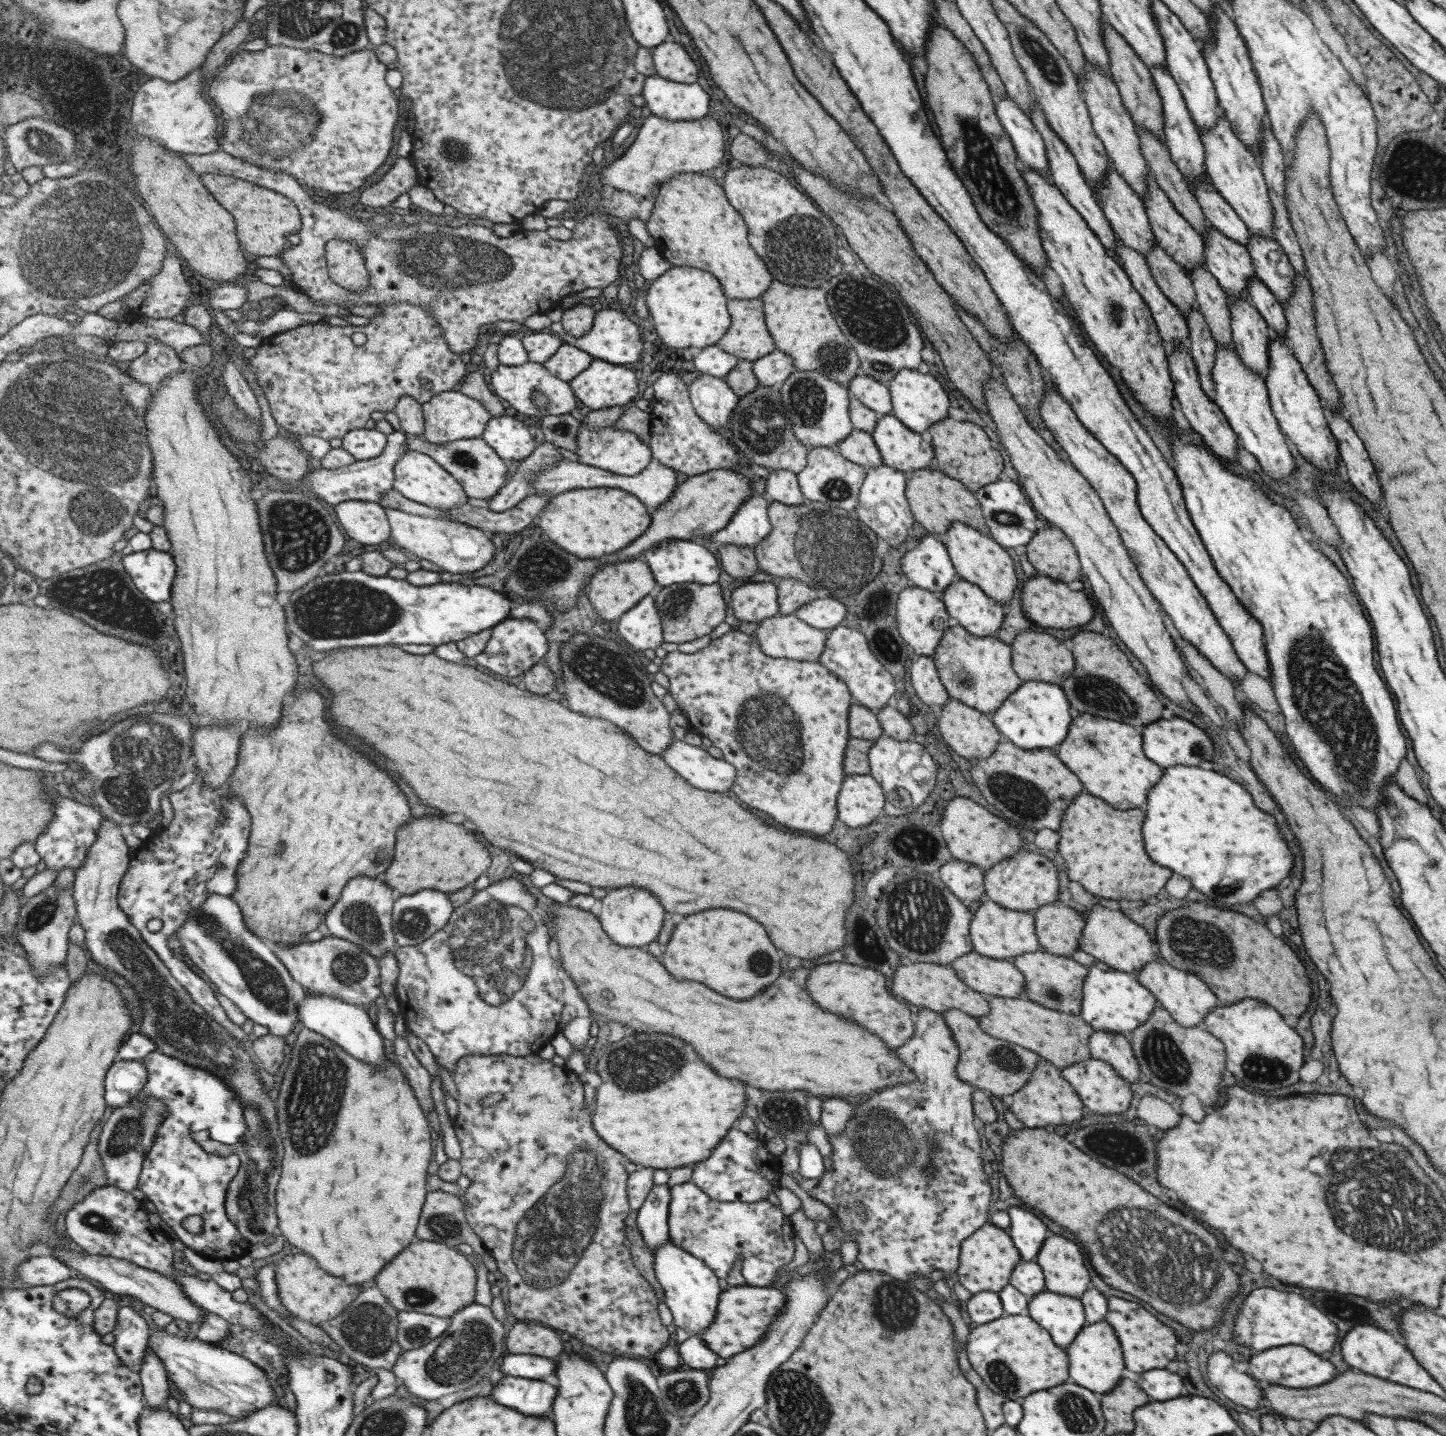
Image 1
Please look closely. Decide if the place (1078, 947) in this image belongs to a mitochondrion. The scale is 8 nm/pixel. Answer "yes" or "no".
no

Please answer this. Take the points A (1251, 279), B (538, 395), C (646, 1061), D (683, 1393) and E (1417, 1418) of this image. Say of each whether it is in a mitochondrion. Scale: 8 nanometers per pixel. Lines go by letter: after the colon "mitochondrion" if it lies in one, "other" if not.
A: other
B: mitochondrion
C: mitochondrion
D: mitochondrion
E: other

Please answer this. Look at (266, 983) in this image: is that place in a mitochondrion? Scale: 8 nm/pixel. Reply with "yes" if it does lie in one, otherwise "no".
yes

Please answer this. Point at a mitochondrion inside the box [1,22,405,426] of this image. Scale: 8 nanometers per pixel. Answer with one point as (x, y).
(80, 241)

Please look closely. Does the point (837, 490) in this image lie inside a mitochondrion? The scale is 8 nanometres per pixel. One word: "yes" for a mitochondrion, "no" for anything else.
yes

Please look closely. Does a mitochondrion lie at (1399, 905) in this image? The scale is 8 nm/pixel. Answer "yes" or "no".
no

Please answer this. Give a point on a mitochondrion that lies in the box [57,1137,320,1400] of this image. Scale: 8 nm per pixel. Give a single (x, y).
(92, 1218)

